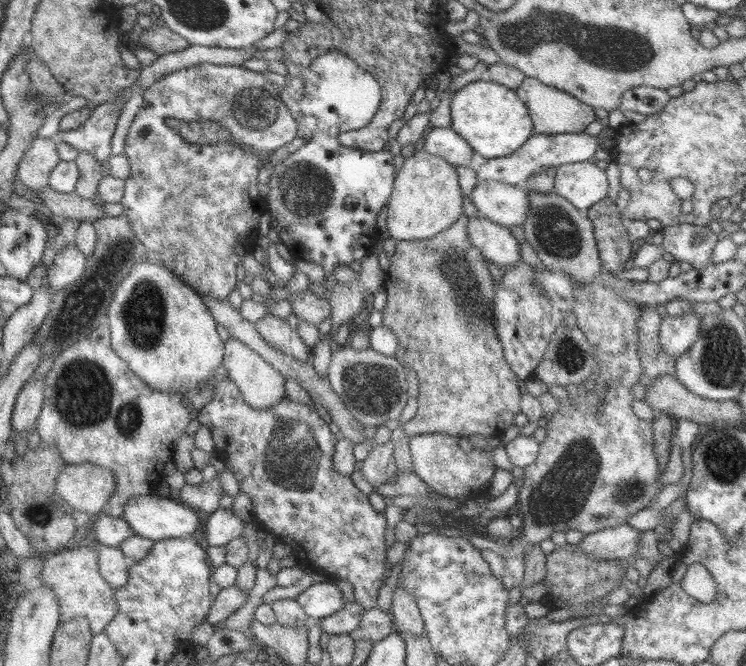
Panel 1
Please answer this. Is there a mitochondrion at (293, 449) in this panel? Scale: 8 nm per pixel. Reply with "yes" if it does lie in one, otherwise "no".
yes

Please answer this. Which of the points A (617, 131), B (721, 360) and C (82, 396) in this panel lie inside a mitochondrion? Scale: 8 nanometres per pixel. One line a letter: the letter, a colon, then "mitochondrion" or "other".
A: other
B: mitochondrion
C: mitochondrion

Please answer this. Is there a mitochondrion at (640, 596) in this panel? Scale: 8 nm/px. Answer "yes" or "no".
no

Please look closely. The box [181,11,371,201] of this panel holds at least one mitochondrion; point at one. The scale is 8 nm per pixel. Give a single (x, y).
(254, 107)

